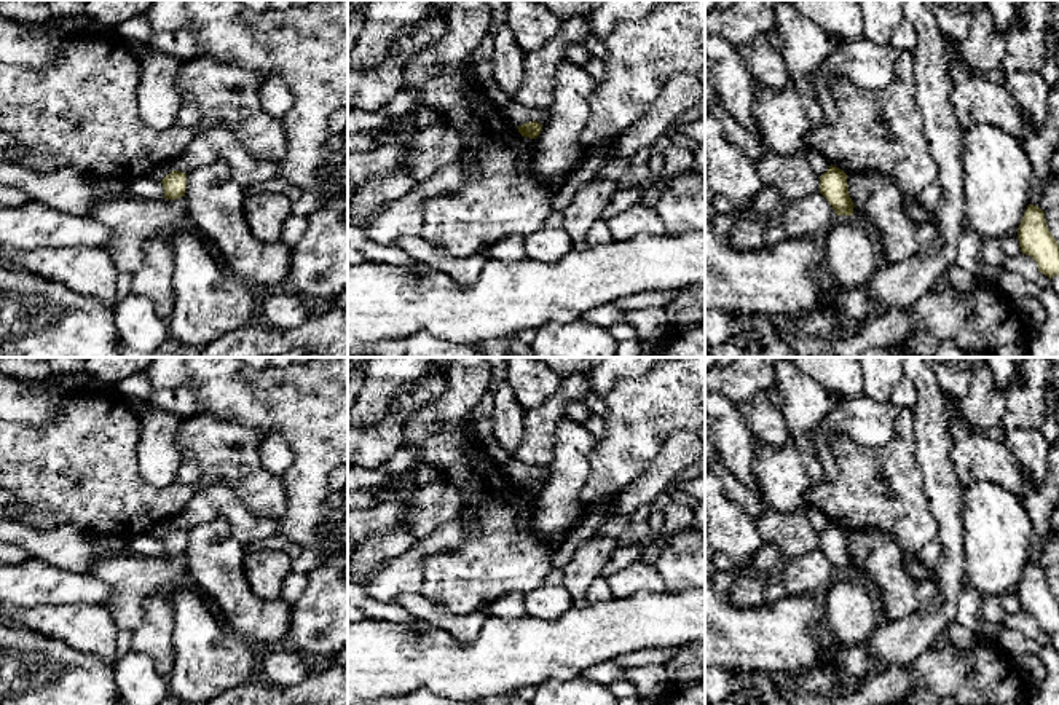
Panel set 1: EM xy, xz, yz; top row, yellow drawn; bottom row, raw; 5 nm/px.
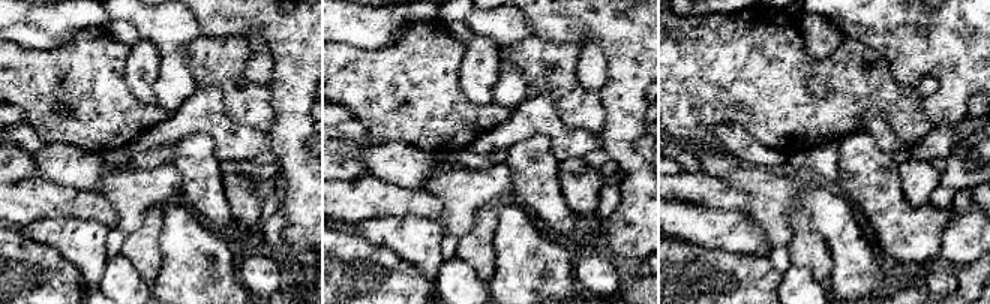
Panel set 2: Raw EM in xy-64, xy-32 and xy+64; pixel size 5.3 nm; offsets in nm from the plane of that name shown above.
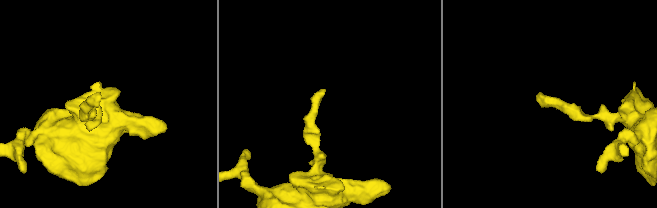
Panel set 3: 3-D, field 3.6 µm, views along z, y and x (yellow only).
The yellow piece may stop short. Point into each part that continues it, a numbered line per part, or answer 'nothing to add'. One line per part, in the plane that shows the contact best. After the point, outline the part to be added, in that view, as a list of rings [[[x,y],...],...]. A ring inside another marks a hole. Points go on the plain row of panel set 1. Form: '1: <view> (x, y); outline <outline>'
nothing to add

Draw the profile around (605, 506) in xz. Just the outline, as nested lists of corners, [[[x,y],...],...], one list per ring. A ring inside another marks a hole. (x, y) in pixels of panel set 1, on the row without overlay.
[[[609,493],[600,502],[593,502],[590,506],[585,506],[582,517],[587,517],[592,512],[598,510],[603,514],[604,520],[609,520],[612,517],[612,499],[614,499],[614,496],[616,496],[616,493]]]

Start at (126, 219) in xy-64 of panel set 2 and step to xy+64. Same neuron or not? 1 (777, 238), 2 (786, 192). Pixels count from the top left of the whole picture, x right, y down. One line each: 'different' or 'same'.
1: same
2: same

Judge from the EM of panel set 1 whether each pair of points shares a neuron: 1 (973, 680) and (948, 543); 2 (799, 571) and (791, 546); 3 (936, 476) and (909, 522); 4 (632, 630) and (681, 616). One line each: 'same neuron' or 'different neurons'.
1: different neurons
2: different neurons
3: different neurons
4: same neuron

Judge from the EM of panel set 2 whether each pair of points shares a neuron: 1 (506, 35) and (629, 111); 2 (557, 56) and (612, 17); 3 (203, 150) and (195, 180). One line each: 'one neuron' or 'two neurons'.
1: two neurons
2: two neurons
3: one neuron

